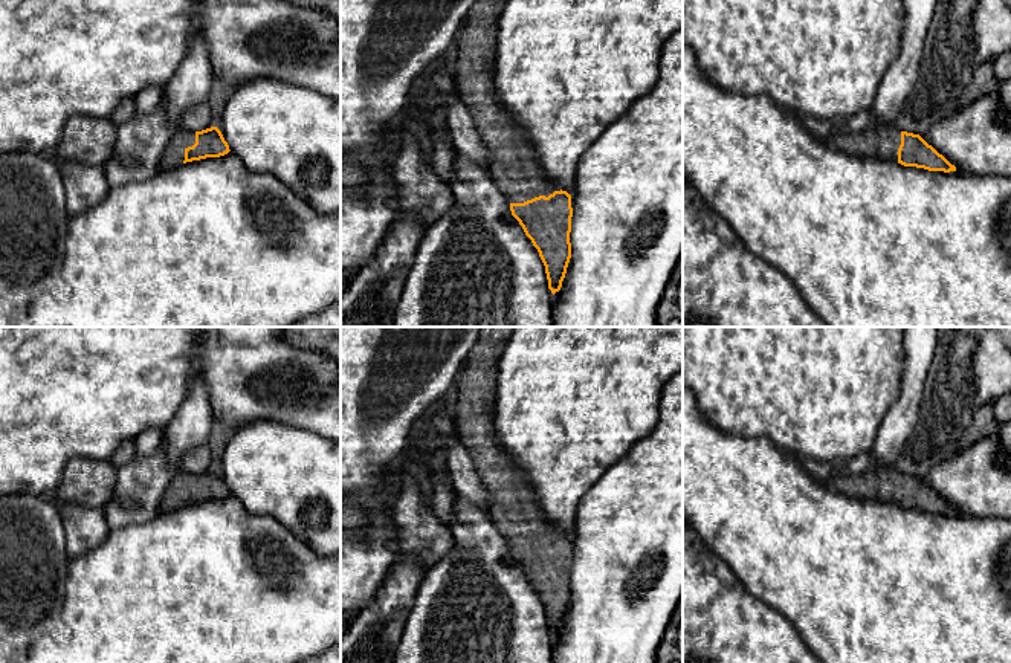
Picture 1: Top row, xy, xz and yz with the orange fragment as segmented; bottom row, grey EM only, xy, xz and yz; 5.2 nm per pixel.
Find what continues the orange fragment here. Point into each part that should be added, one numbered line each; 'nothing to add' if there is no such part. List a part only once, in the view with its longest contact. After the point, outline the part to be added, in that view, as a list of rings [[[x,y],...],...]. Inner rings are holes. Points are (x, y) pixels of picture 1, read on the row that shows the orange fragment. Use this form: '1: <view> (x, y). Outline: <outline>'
1: xz (513, 167). Outline: [[[476,0],[454,44],[449,64],[458,95],[489,154],[487,174],[509,203],[560,191],[550,180],[525,131],[498,101],[495,89],[498,24],[507,0]]]

